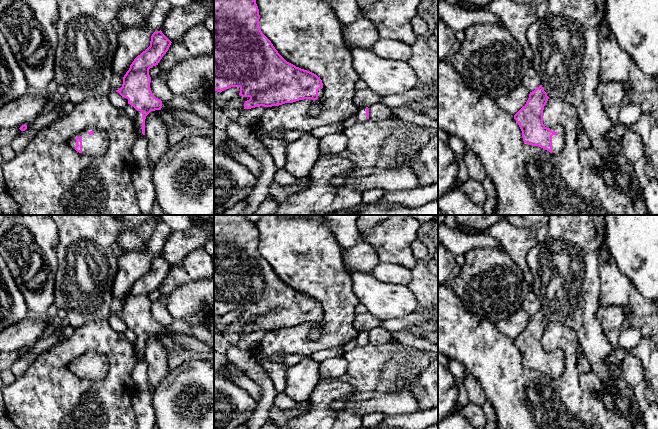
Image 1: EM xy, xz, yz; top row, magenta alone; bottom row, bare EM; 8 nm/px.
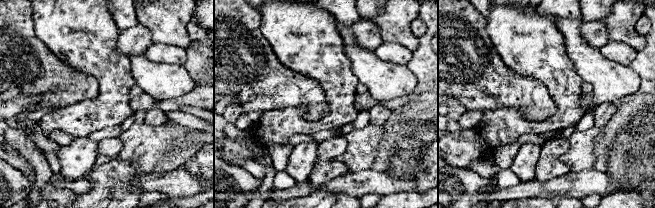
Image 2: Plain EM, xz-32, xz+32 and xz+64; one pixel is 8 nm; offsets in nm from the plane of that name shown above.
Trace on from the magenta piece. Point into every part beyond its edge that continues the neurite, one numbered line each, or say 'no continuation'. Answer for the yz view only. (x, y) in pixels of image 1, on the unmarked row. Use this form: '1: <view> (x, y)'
1: yz (558, 365)

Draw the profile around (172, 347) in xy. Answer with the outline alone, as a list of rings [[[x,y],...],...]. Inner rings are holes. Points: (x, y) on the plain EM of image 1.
[[[159,334],[158,335],[158,340],[166,347],[166,349],[170,353],[179,353],[179,352],[182,352],[182,351],[187,351],[185,349],[185,347],[183,347],[180,344],[177,344],[177,343],[173,342],[168,337],[165,337],[162,334]]]

